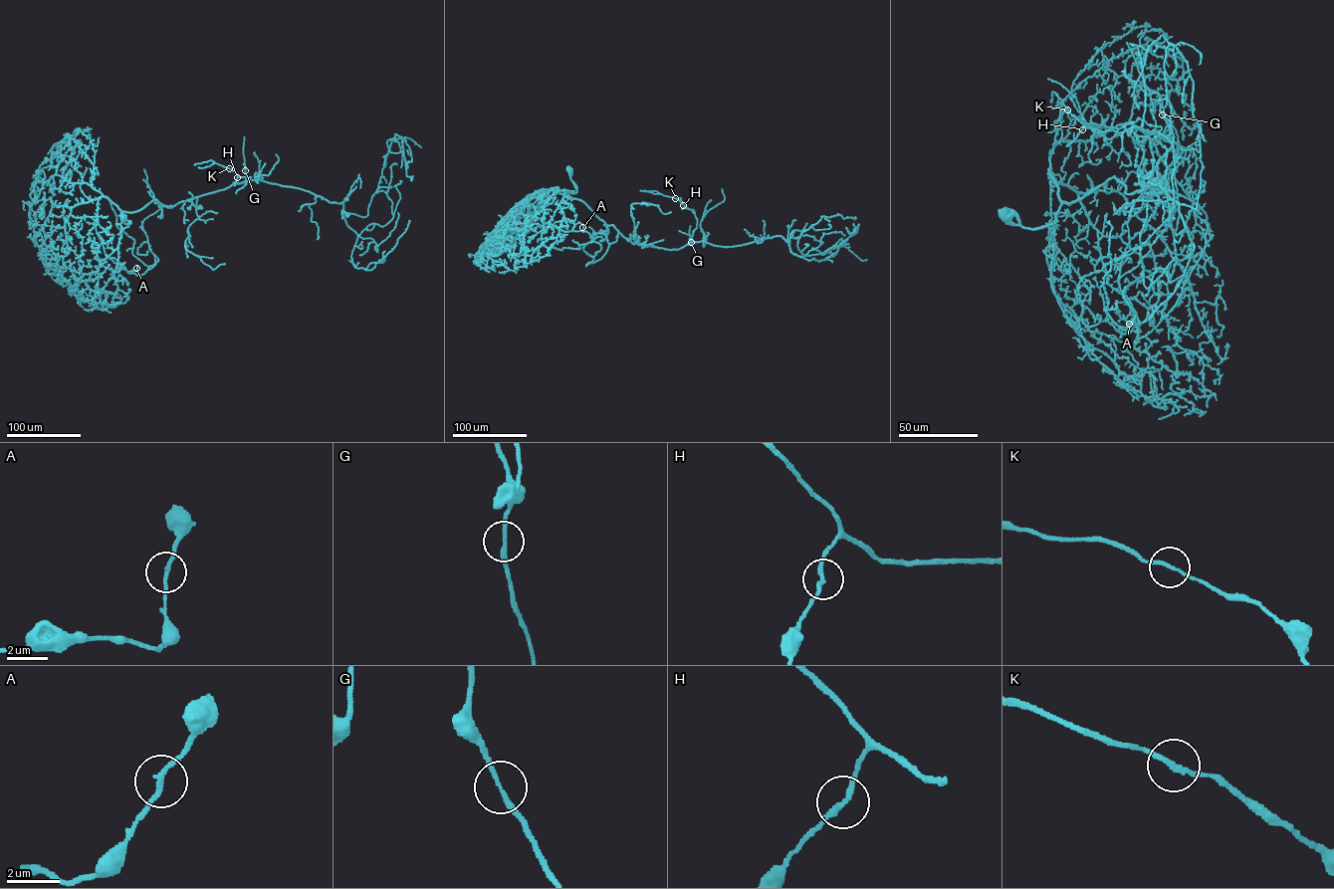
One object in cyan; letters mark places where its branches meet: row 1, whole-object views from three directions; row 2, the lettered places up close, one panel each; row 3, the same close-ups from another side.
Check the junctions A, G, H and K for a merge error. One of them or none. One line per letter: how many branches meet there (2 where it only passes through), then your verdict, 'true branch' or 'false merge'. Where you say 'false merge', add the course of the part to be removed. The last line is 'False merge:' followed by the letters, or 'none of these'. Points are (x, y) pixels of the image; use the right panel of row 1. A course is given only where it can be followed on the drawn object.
A: branches 2; true branch
G: branches 2; true branch
H: branches 2; true branch
K: branches 2; true branch
False merge: none of these

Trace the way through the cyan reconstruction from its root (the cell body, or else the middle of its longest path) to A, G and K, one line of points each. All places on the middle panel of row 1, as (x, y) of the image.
A: (568, 169), (576, 192), (567, 195), (618, 231), (592, 263), (601, 245), (573, 230), (577, 223), (582, 227)
G: (568, 169), (576, 192), (567, 195), (581, 199), (632, 243), (678, 249), (692, 246), (691, 242)
K: (568, 169), (576, 192), (567, 195), (581, 199), (633, 243), (678, 249), (692, 242), (697, 218), (675, 198)

